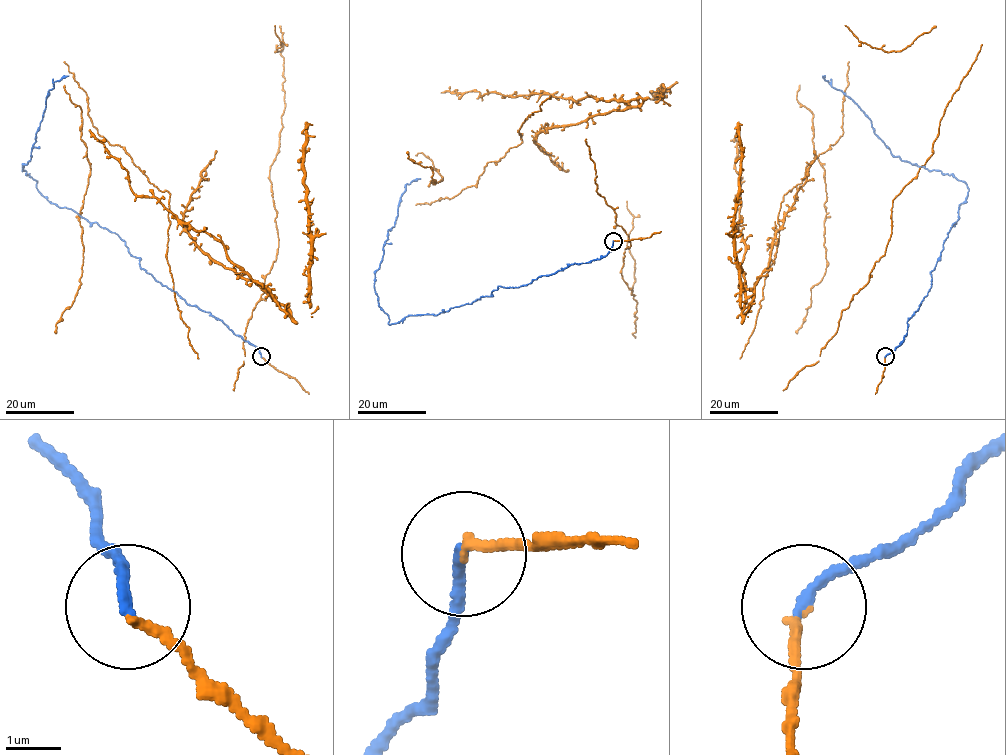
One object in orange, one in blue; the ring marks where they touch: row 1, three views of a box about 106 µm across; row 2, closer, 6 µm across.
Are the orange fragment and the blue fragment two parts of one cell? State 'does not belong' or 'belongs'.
belongs

